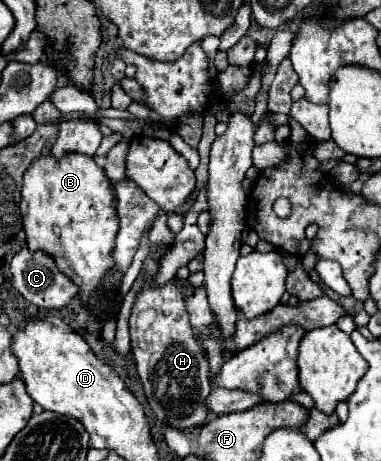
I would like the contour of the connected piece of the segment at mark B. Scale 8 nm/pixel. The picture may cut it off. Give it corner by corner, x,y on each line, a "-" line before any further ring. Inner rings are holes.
69,152
63,158
55,158
53,154
35,158
23,176
21,188
21,216
23,230
27,236
29,250
45,250
51,254
63,274
67,274
79,288
79,296
83,302
95,302
95,290
99,290
99,282
103,274
113,266
111,250
115,246
115,234
119,230
119,218
115,210
115,190
111,180
105,176
105,170
99,168
93,156

